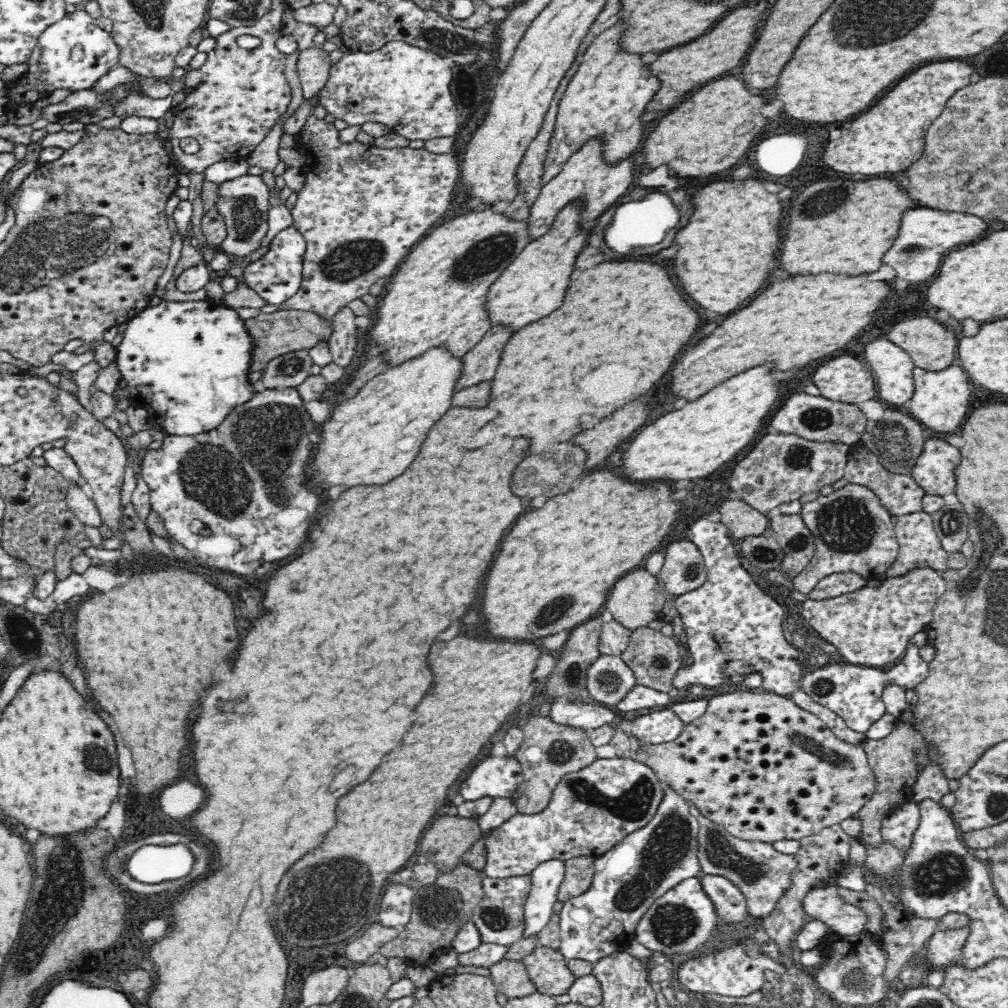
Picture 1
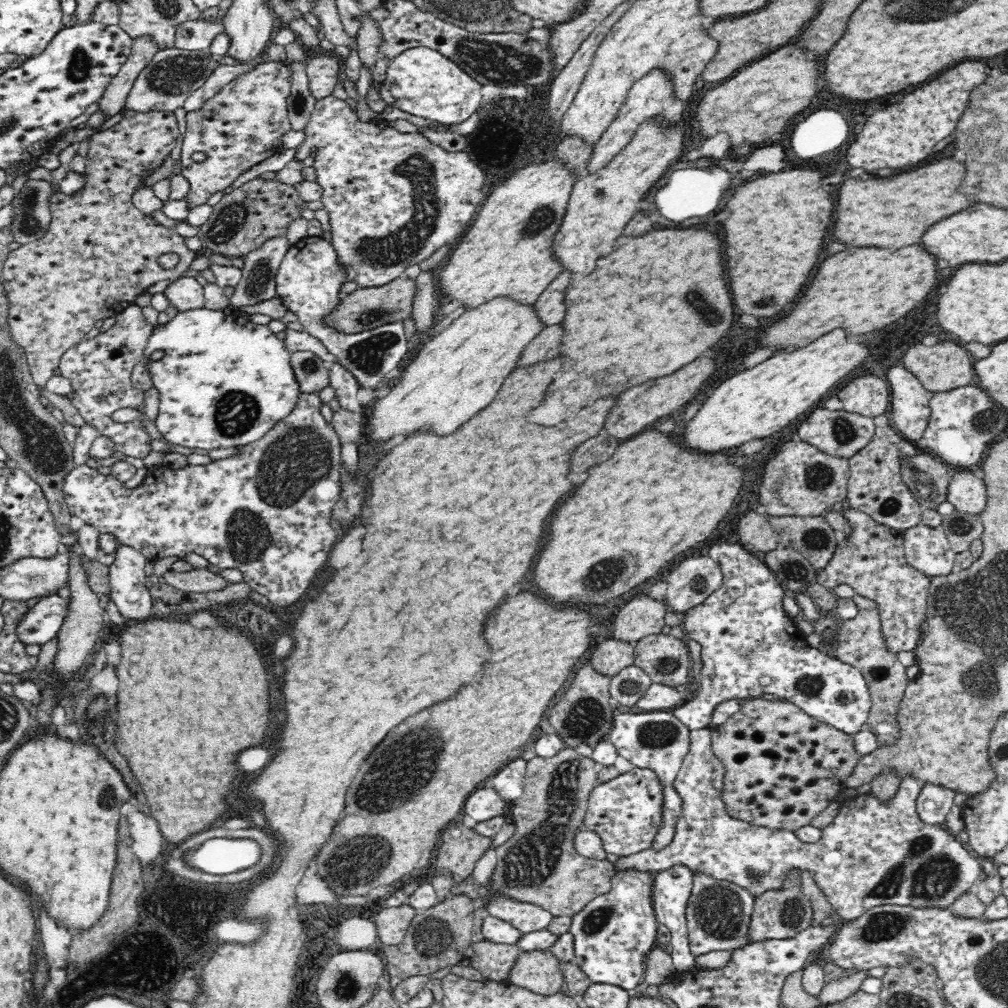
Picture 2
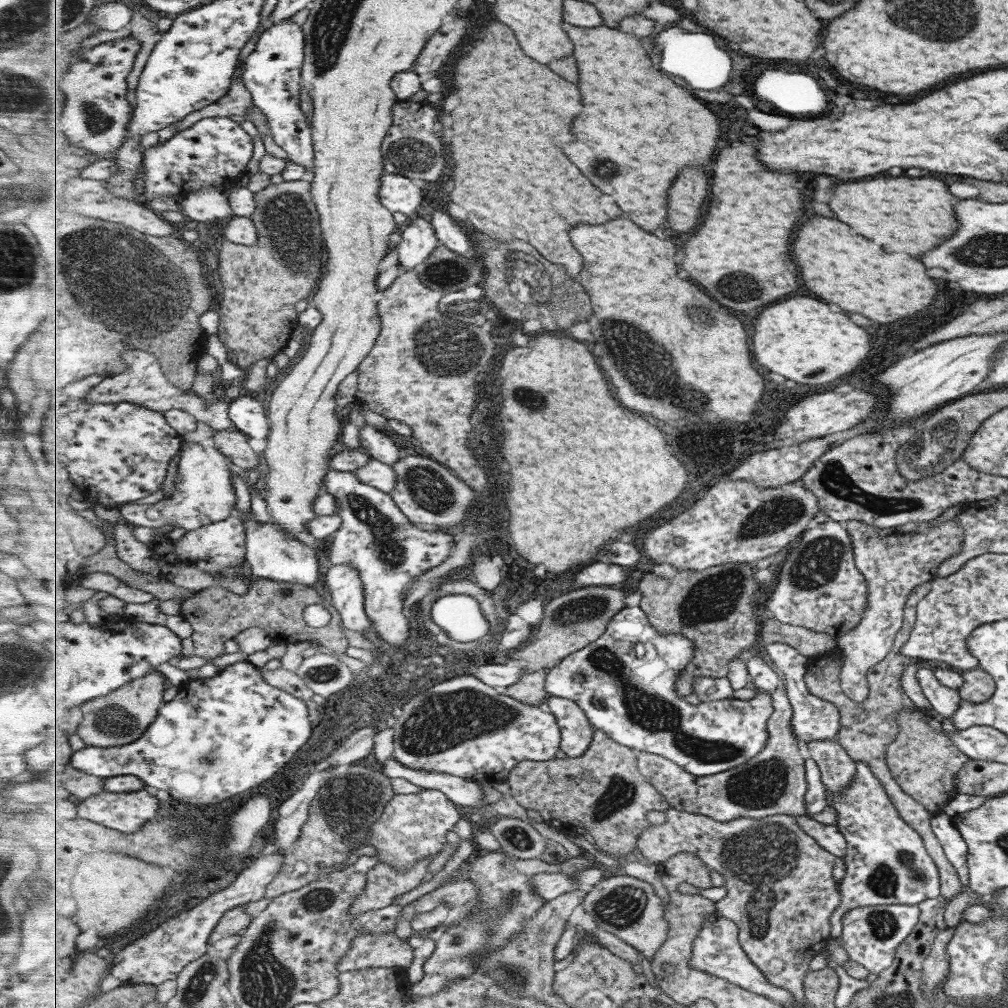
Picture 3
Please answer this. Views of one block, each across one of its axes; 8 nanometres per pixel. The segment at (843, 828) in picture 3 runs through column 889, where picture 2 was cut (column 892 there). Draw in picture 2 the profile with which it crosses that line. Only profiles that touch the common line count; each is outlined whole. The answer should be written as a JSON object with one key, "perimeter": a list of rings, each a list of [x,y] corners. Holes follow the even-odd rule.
{"perimeter":[[[710,727],[689,732],[690,750],[686,754],[674,787],[683,800],[683,818],[676,829],[674,842],[654,852],[643,850],[628,857],[620,857],[615,867],[636,867],[640,871],[670,870],[674,866],[685,866],[694,875],[706,875],[716,881],[727,881],[750,892],[755,898],[769,891],[780,891],[789,882],[790,874],[810,872],[812,882],[824,893],[836,913],[846,920],[860,916],[870,907],[881,904],[910,906],[912,908],[935,908],[946,910],[958,898],[973,891],[985,877],[982,860],[977,857],[958,837],[941,828],[927,824],[917,812],[917,798],[924,785],[912,778],[902,779],[901,786],[890,803],[880,804],[872,795],[860,795],[841,802],[840,815],[822,830],[822,838],[812,844],[800,842],[793,832],[754,827],[746,822],[726,815],[721,801],[724,784],[724,766],[714,756]]]}

